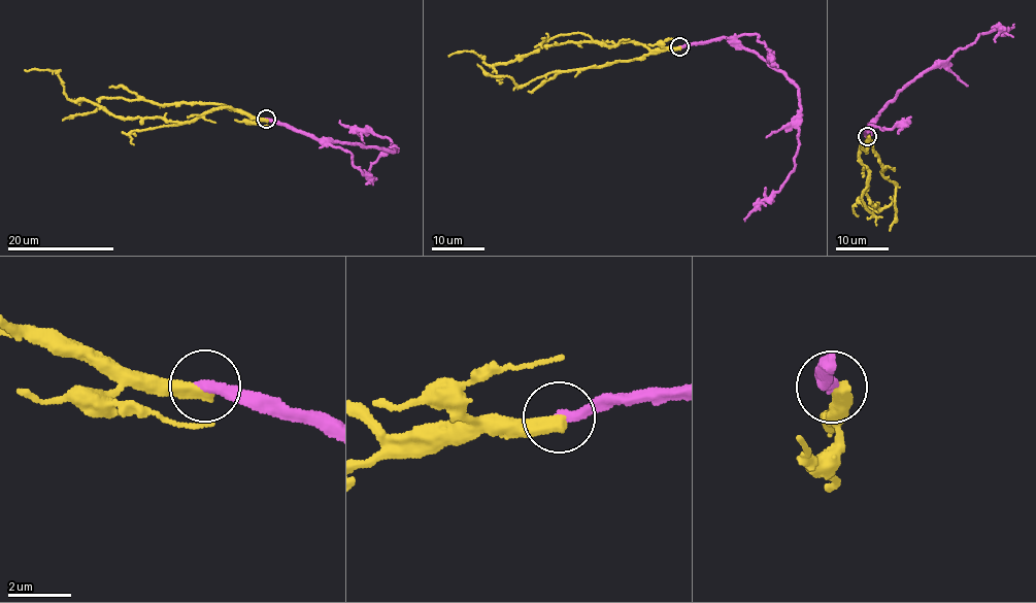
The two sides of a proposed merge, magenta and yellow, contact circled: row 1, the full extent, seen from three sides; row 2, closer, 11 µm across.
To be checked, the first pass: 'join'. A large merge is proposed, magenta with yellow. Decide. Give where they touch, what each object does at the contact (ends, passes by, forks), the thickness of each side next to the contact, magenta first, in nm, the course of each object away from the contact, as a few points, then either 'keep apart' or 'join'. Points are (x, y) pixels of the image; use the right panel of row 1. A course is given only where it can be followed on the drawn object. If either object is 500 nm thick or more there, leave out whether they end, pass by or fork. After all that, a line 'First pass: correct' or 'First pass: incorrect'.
(867, 136) | magenta ends | yellow ends | 340/480 nm | magenta via (867, 136), (864, 128), (914, 79), (971, 44), (978, 35), (1001, 32), (1013, 24) | yellow via (867, 136), (860, 148), (867, 168), (865, 190), (870, 205), (877, 204), (879, 211), (855, 204), (859, 215) | keep apart
First pass: incorrect

